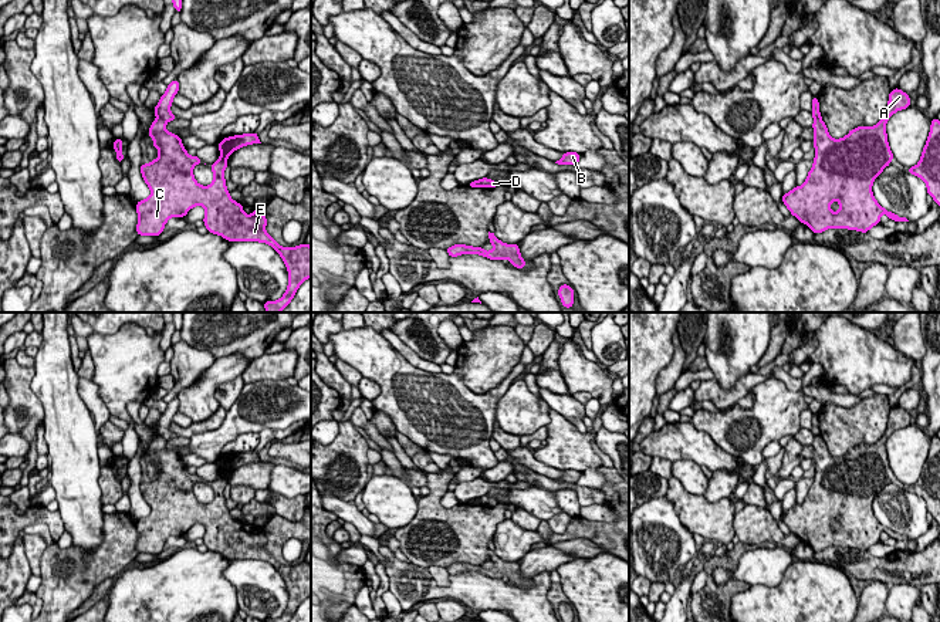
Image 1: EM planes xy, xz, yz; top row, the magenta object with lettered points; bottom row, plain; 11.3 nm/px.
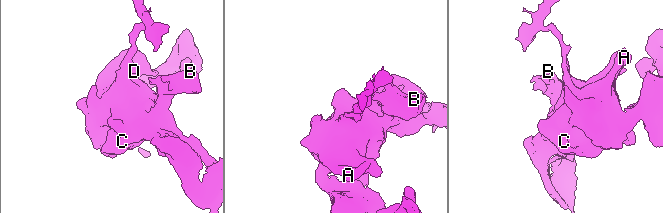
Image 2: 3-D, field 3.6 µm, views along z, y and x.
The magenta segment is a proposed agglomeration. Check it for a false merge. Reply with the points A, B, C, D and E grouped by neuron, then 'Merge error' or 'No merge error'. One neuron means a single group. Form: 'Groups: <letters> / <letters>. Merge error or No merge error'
Groups: A B C E / D. Merge error

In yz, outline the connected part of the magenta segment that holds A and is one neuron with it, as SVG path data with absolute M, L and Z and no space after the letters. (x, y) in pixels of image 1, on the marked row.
M895 88L889 94L886 114L875 126L858 126L841 139L834 139L829 135L821 116L815 118L812 124L815 148L814 165L802 186L795 186L791 192L782 193L782 203L791 214L807 224L814 234L831 227L868 233L870 227L879 224L883 213L886 213L890 220L909 222L906 217L899 217L882 207L872 192L873 180L895 159L887 142L886 122L895 112L909 107L909 94Z

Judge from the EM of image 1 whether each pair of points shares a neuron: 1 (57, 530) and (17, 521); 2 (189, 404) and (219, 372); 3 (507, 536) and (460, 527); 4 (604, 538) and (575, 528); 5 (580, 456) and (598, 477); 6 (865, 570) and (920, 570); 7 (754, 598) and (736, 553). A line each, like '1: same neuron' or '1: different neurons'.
1: same neuron
2: same neuron
3: different neurons
4: same neuron
5: different neurons
6: same neuron
7: different neurons

